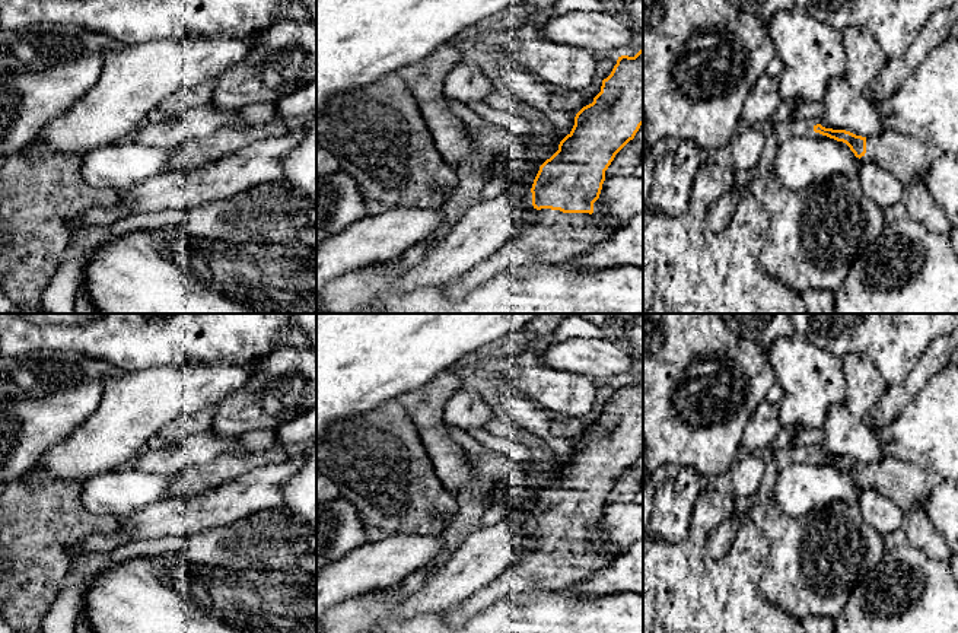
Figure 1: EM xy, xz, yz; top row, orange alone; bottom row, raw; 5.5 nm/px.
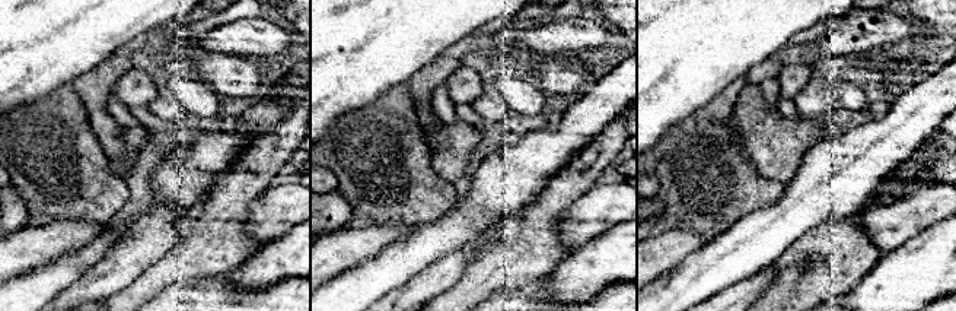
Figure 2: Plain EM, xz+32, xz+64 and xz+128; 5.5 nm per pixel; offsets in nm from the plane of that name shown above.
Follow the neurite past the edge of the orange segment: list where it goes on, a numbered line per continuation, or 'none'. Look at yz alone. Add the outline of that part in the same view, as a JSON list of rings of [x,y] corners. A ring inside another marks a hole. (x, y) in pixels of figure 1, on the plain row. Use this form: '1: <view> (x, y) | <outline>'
1: yz (906, 483) | [[[884,457],[878,462],[866,464],[866,480],[859,487],[889,497],[907,515],[924,508],[933,481],[916,462]]]

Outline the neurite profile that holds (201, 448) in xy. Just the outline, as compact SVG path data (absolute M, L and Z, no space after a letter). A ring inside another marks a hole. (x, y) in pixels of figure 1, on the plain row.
M207 429L157 451L147 449L136 458L134 468L143 473L174 477L188 467L209 464L229 449L230 439Z

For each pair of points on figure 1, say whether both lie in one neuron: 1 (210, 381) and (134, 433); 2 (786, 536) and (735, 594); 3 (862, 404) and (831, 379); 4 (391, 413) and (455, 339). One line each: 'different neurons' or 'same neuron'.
1: same neuron
2: different neurons
3: different neurons
4: different neurons

